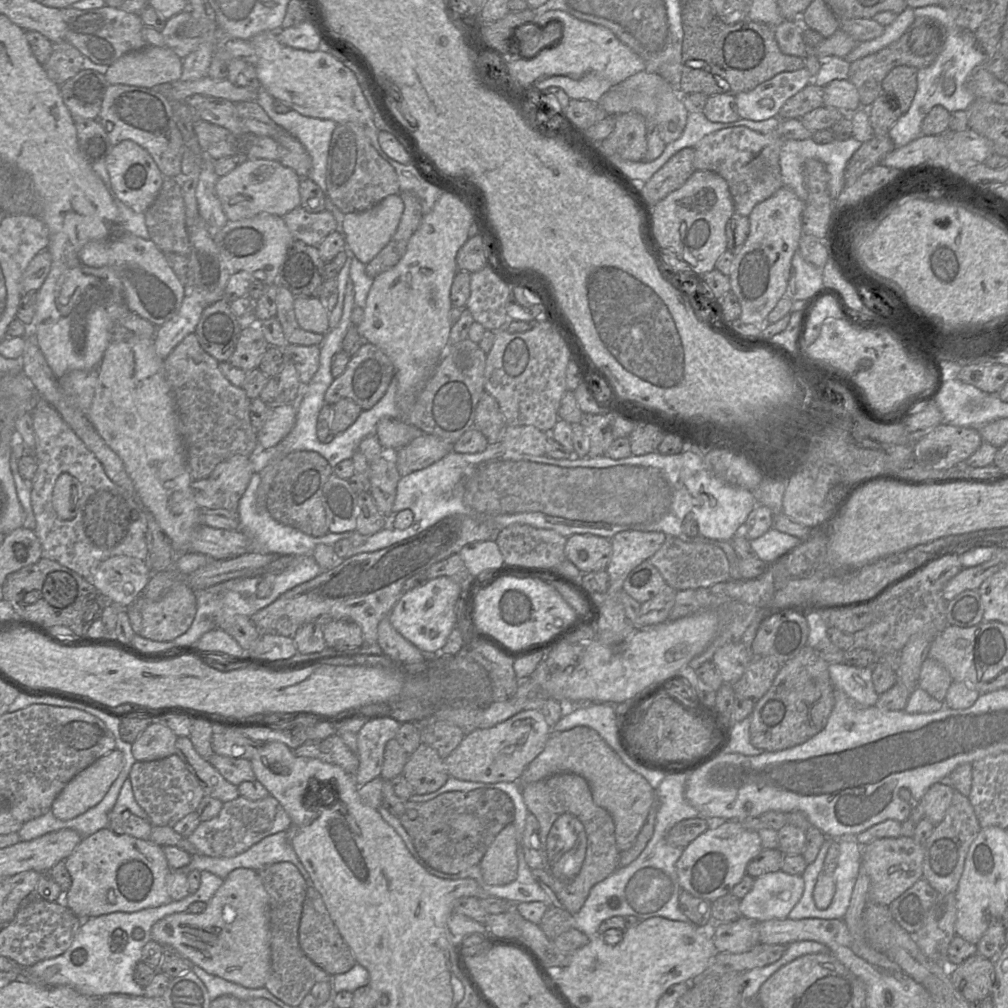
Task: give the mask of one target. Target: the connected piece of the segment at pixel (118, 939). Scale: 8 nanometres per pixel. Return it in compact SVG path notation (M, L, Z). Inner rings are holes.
M201 871L198 890L180 901L170 901L156 908L137 912L114 912L82 921L71 946L61 955L26 967L27 976L43 986L69 986L90 997L108 994L144 995L144 988L136 983L134 970L141 962L142 949L151 940L151 930L161 919L185 912L195 902L208 903L224 880L209 871Z

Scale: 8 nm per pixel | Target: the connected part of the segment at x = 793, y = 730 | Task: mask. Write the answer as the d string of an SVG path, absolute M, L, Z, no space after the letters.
M805 646L795 657L780 666L770 688L753 706L749 728L750 743L767 752L777 752L800 745L826 726L834 706L834 687L829 663L815 649Z

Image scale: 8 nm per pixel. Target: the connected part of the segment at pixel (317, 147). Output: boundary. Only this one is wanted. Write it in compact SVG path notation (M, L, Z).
M265 90L258 91L256 102L266 111L271 120L297 138L309 153L312 167L308 177L327 196L326 164L331 135L337 125L333 120L307 117L291 110L278 113L274 110L274 99Z

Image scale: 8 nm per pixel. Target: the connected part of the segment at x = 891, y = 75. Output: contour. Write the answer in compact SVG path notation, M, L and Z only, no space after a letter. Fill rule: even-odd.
M909 65L893 68L882 81L882 92L893 97L896 107L901 113L906 113L912 103L917 90L918 69Z

